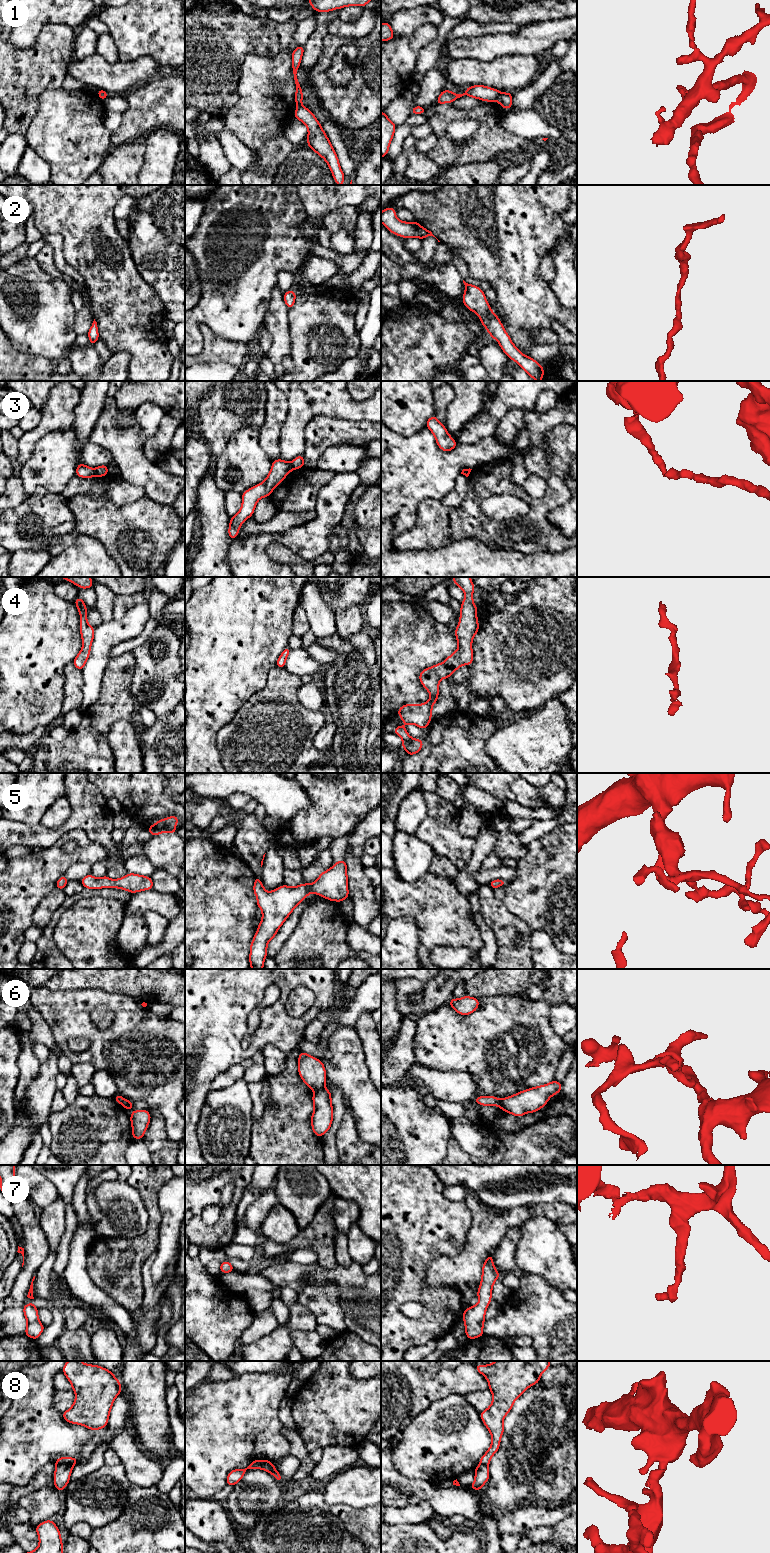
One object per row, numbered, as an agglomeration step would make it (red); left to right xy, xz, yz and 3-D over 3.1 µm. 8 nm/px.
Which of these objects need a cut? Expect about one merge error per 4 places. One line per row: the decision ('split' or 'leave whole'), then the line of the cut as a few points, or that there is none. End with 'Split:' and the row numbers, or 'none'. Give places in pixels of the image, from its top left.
1: split; cut in yz along (500, 93), (496, 99)
2: leave whole; no cut
3: split; cut in xy along (94, 469), (96, 475)
4: leave whole; no cut
5: leave whole; no cut
6: split; cut in xz along (323, 1087), (315, 1091)
7: leave whole; no cut
8: split; cut in xy along (56, 1464), (70, 1464), (72, 1466)
Split: 1, 3, 6, 8

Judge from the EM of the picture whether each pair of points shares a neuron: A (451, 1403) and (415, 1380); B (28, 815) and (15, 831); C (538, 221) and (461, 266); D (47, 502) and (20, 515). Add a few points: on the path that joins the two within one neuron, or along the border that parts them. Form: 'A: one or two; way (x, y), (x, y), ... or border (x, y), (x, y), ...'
A: two; border (462, 1394), (449, 1394), (437, 1399), (423, 1411)
B: two; border (10, 819), (29, 825), (39, 824)
C: two; border (453, 252), (467, 265), (467, 273), (479, 282)
D: one; way (40, 509), (34, 515), (27, 515)

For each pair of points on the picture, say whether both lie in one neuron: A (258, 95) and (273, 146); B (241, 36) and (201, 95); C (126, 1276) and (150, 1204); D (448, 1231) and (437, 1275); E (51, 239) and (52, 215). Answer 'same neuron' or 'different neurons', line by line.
A: same neuron
B: same neuron
C: same neuron
D: different neurons
E: different neurons

